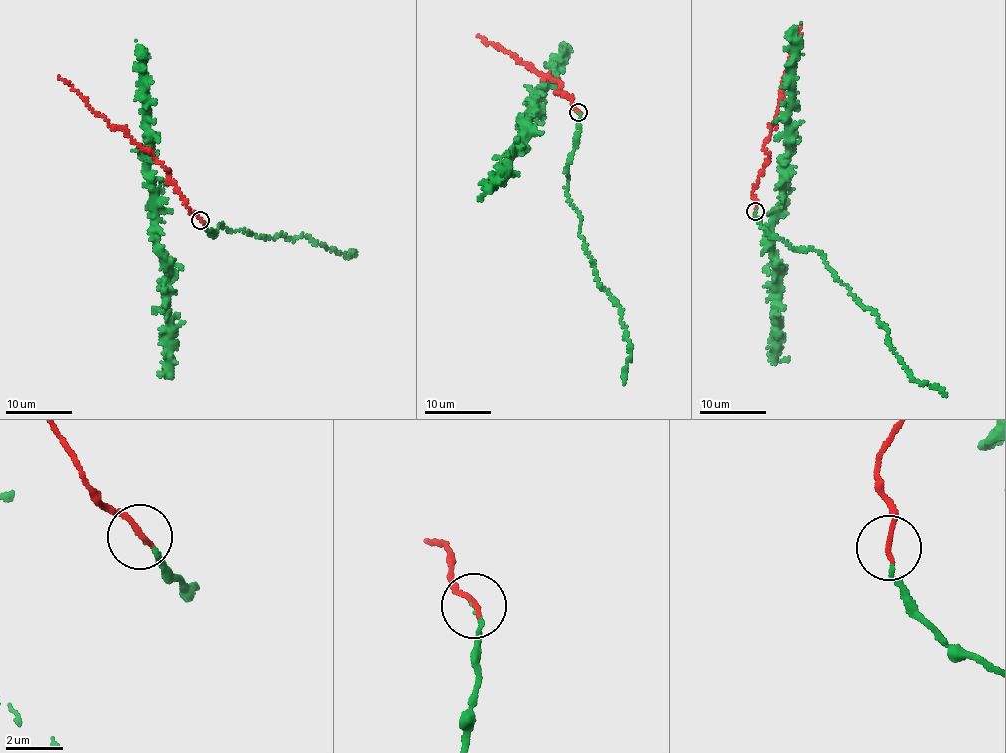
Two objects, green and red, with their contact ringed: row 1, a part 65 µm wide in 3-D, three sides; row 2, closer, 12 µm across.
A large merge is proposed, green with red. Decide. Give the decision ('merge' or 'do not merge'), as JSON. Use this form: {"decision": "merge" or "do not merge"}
{"decision": "merge"}

